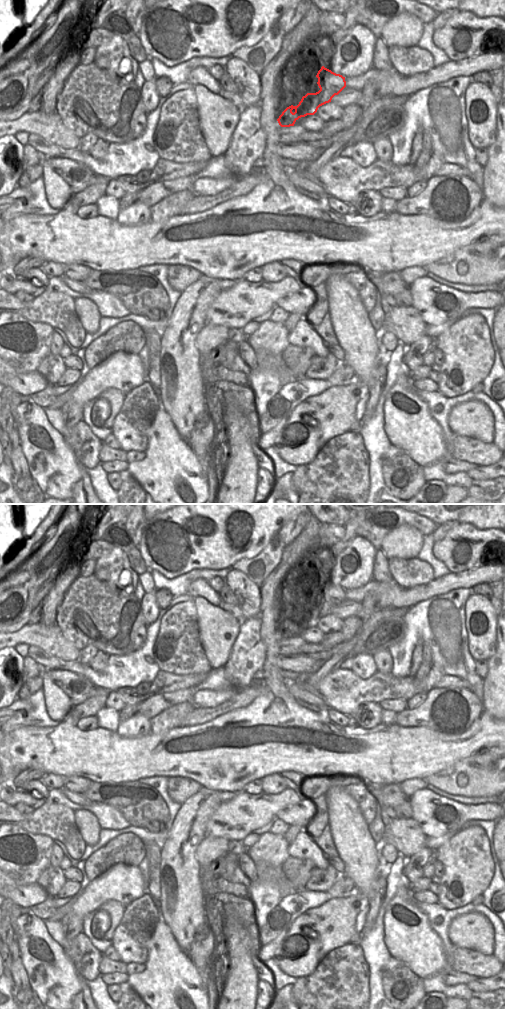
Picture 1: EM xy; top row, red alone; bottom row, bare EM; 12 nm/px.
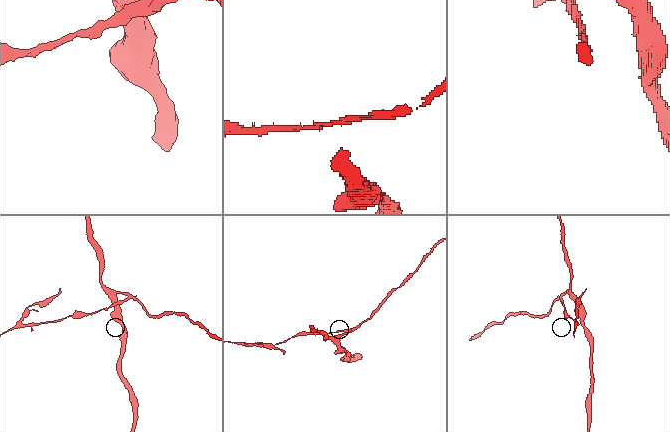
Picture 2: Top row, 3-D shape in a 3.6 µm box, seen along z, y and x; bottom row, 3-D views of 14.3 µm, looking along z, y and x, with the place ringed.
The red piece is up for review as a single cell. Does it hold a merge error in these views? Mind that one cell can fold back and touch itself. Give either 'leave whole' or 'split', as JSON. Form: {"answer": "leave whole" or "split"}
{"answer": "split"}

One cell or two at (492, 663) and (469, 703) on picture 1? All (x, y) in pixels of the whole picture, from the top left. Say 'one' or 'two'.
two

